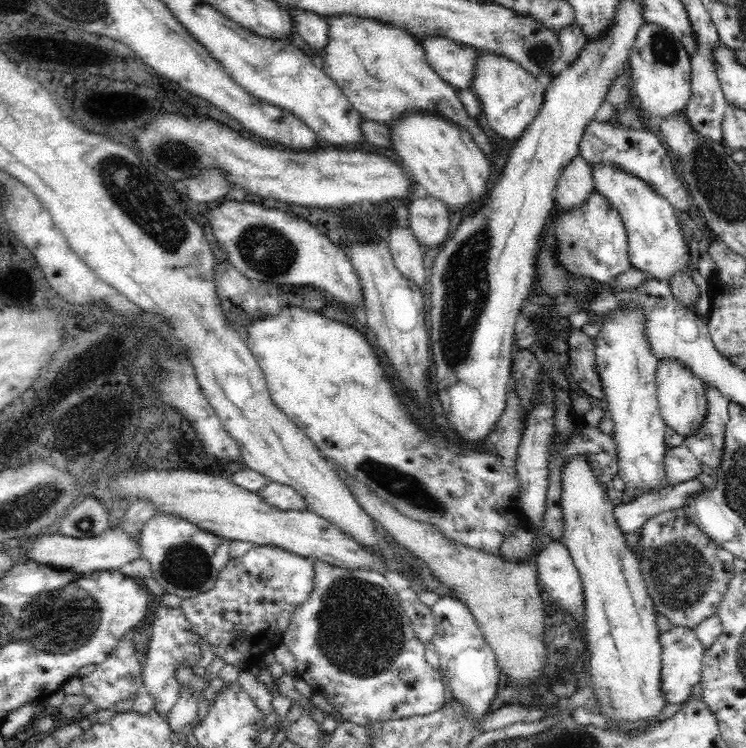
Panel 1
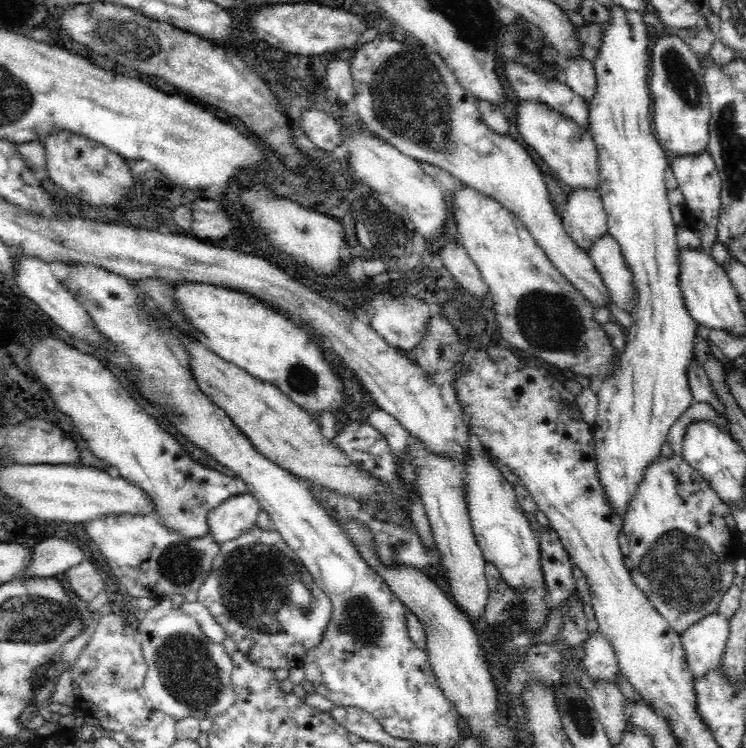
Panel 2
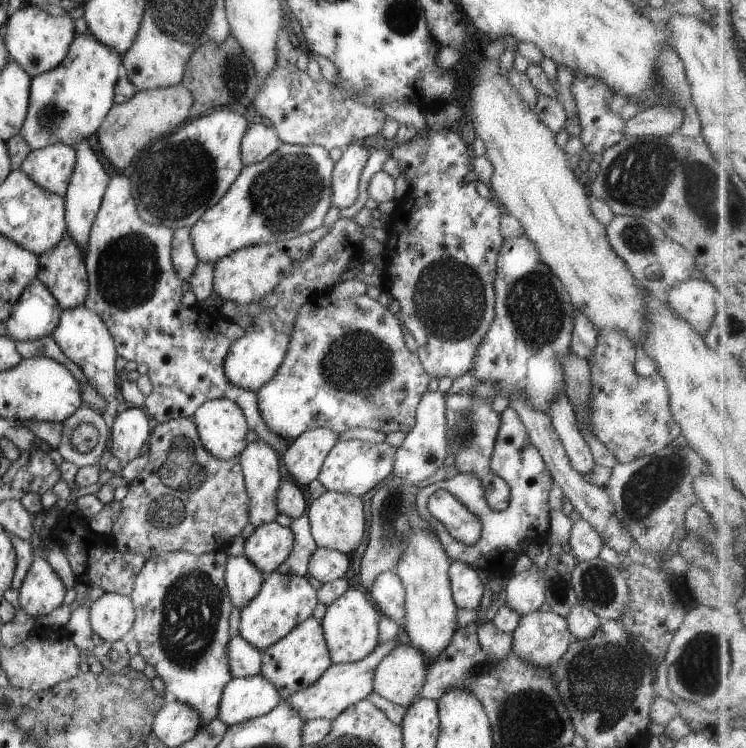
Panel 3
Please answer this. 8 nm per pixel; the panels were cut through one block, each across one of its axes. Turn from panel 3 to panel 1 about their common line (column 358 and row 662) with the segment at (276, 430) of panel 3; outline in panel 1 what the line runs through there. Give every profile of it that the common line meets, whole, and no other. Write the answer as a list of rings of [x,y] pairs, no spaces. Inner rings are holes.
[[[317,560],[313,567],[315,570],[313,591],[310,593],[310,596],[294,610],[294,614],[292,618],[290,618],[290,622],[288,622],[288,628],[286,628],[283,633],[284,636],[281,638],[282,643],[290,649],[290,652],[292,652],[292,655],[294,655],[296,659],[296,673],[304,680],[308,687],[312,689],[312,693],[322,694],[330,704],[338,708],[342,720],[364,727],[372,726],[372,724],[378,722],[406,719],[407,717],[415,715],[426,716],[426,714],[437,712],[440,708],[443,708],[447,704],[446,696],[444,696],[446,690],[444,684],[442,684],[443,674],[440,670],[436,671],[436,669],[432,668],[427,662],[425,643],[416,637],[412,623],[404,614],[404,611],[402,611],[398,595],[386,580],[385,575],[374,571],[350,572],[346,569],[330,566],[328,563],[320,560]]]

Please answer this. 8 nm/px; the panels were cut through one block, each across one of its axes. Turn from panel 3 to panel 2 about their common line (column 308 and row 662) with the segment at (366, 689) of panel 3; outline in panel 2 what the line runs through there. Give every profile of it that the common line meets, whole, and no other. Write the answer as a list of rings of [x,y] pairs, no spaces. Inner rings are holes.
[[[716,612],[703,616],[702,620],[681,632],[682,649],[694,682],[704,678],[708,672],[720,670],[729,636],[728,622]]]

